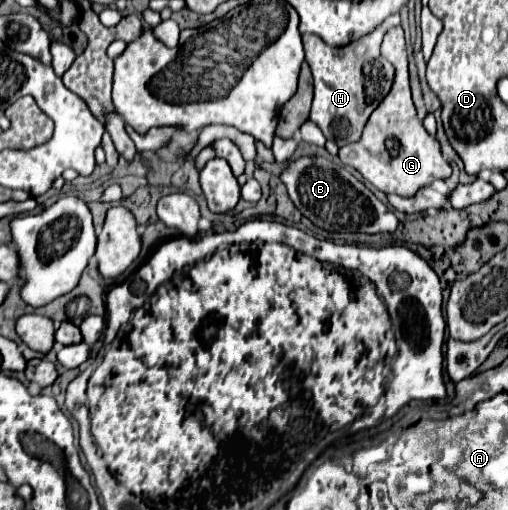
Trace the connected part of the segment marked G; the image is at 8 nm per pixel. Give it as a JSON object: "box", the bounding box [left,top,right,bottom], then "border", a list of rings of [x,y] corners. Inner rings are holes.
{"box":[338,27,452,197],"border":[[[402,27],[386,33],[382,43],[382,53],[396,69],[394,85],[390,93],[384,97],[384,101],[370,115],[362,139],[352,145],[340,147],[338,157],[344,165],[352,165],[354,169],[358,169],[362,177],[382,193],[414,197],[434,179],[448,179],[452,175],[452,169],[444,161],[436,137],[432,137],[416,117],[416,109],[408,87],[408,59],[406,59],[406,41]],[[388,141],[392,141],[394,145],[388,147]]]}

